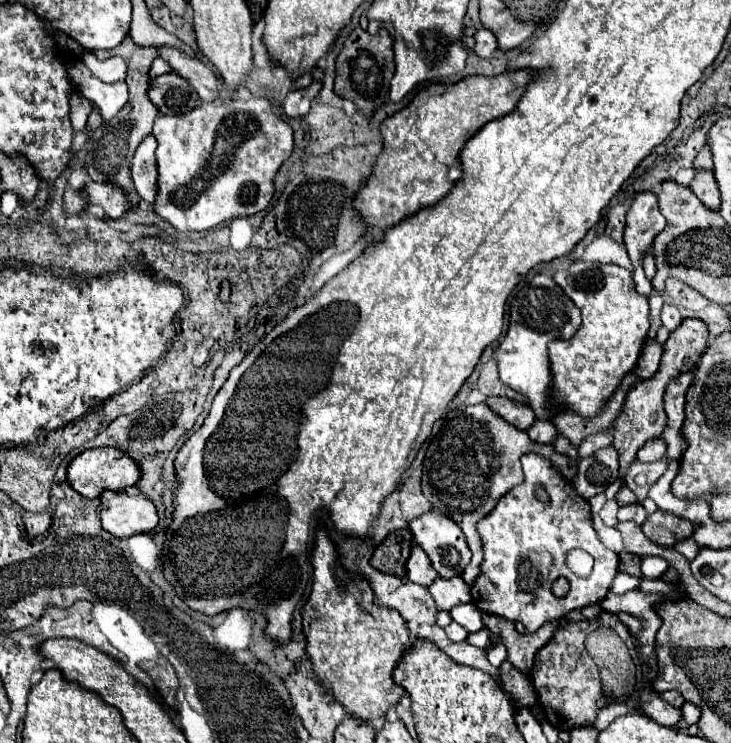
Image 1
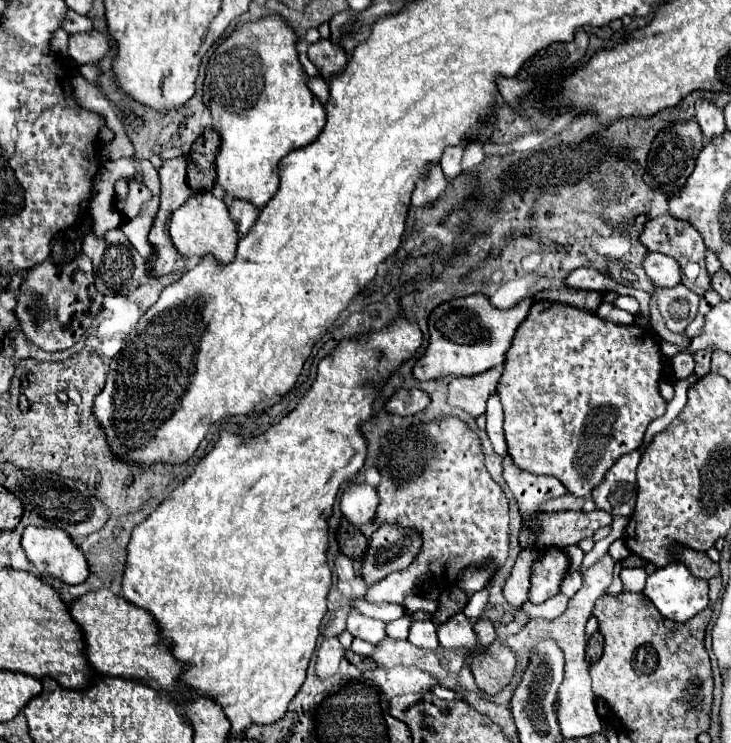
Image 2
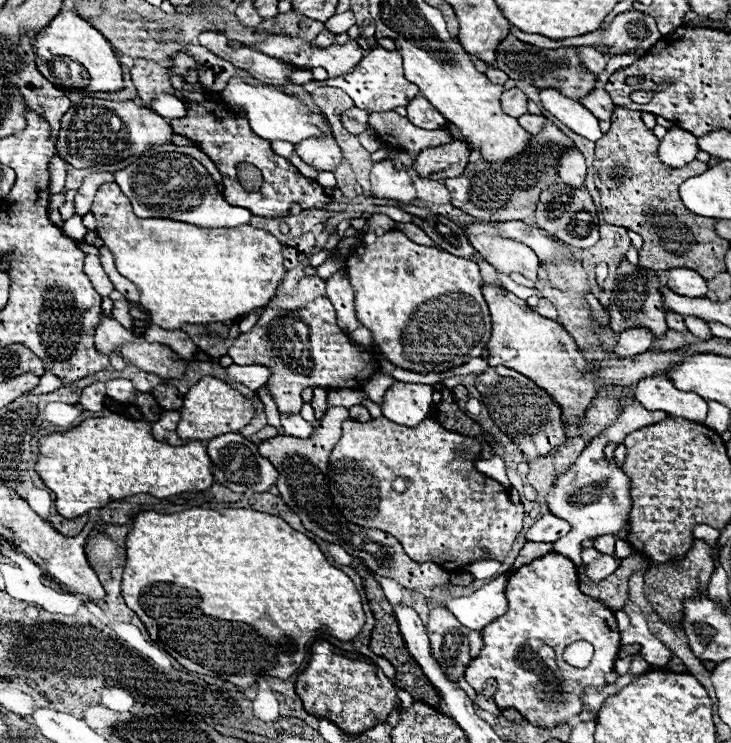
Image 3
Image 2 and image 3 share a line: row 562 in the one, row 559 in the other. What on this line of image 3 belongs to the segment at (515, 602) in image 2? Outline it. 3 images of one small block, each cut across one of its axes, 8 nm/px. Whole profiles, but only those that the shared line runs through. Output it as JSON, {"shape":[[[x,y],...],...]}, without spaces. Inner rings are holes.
{"shape":[[[526,542],[524,548],[520,550],[520,554],[516,556],[514,564],[510,566],[510,572],[516,572],[520,566],[524,566],[524,564],[528,564],[528,562],[532,562],[544,554],[550,554],[552,550],[554,550],[554,546],[546,544],[546,542],[542,542],[542,544],[540,542]]]}

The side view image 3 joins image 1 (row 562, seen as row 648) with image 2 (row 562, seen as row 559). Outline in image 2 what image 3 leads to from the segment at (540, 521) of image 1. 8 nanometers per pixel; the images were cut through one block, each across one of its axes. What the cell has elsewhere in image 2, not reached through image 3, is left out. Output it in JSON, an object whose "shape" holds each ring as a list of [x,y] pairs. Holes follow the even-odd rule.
{"shape":[[[546,550],[534,564],[528,600],[540,604],[560,592],[560,580],[568,572],[568,558],[562,550]]]}

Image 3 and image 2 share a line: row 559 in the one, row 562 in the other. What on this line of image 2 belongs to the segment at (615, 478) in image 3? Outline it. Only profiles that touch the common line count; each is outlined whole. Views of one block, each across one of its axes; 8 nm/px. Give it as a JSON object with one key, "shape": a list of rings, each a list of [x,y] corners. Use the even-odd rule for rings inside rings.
{"shape":[[[568,546],[568,548],[564,548],[564,552],[568,556],[570,570],[578,570],[580,564],[582,564],[582,550],[578,546]]]}

